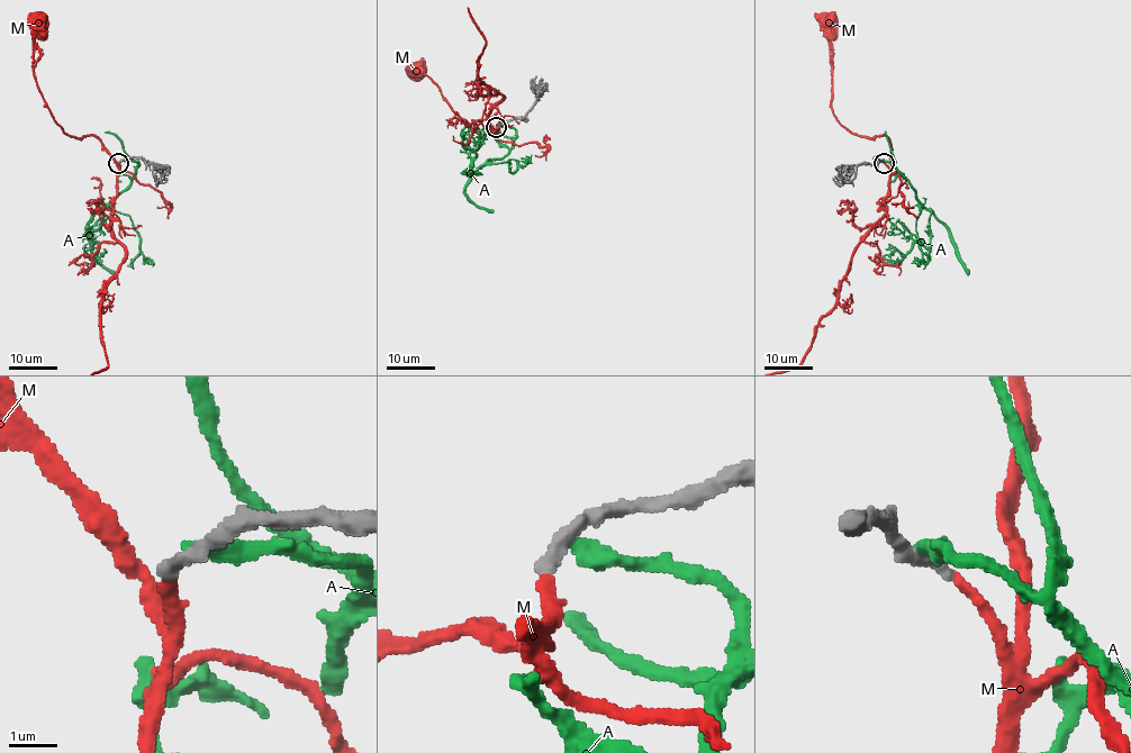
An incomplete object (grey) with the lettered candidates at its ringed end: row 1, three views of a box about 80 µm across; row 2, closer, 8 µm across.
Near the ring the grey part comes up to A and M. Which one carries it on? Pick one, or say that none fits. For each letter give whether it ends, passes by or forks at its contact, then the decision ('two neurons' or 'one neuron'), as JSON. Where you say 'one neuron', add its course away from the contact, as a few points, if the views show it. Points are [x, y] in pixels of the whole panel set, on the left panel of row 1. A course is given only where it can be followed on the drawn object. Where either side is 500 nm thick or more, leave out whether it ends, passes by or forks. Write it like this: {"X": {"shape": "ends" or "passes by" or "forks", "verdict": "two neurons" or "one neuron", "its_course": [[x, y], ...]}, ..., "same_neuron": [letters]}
{"A": {"shape": "ends", "verdict": "two neurons"}, "M": {"shape": "ends", "verdict": "one neuron", "its_course": [[118, 162], [118, 166], [92, 135], [68, 135], [54, 119], [33, 70], [34, 39], [43, 26], [39, 20]]}, "same_neuron": ["M"]}

